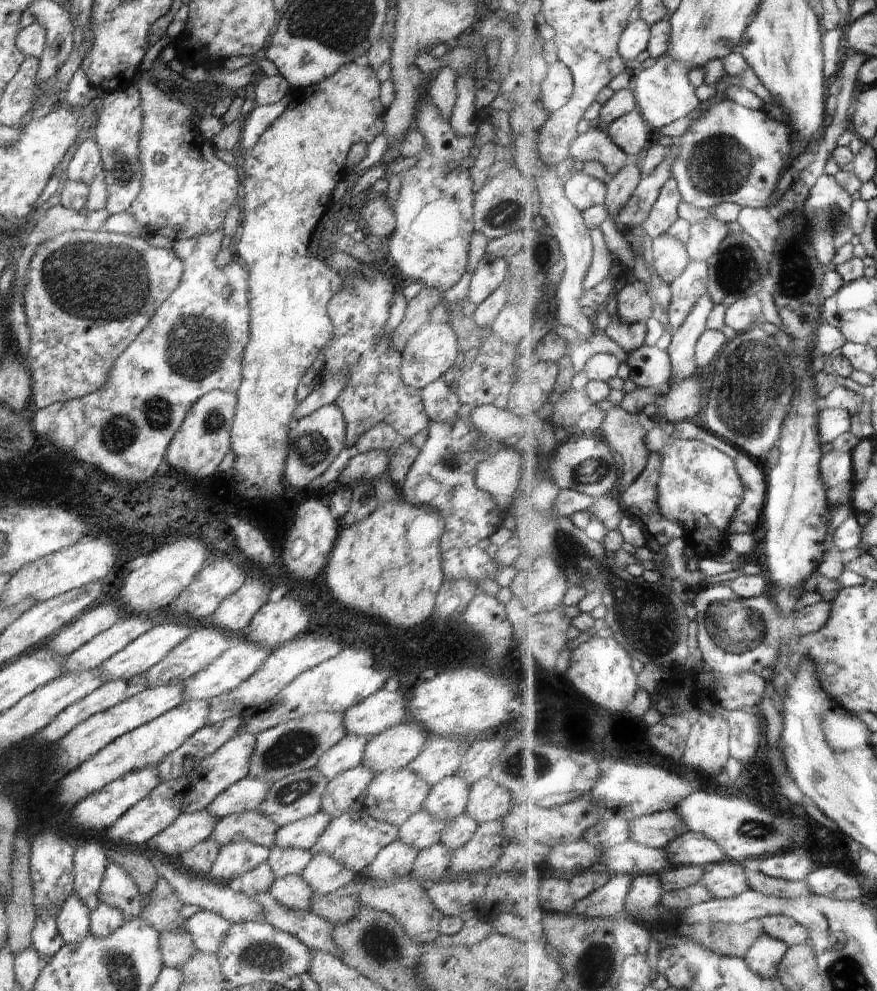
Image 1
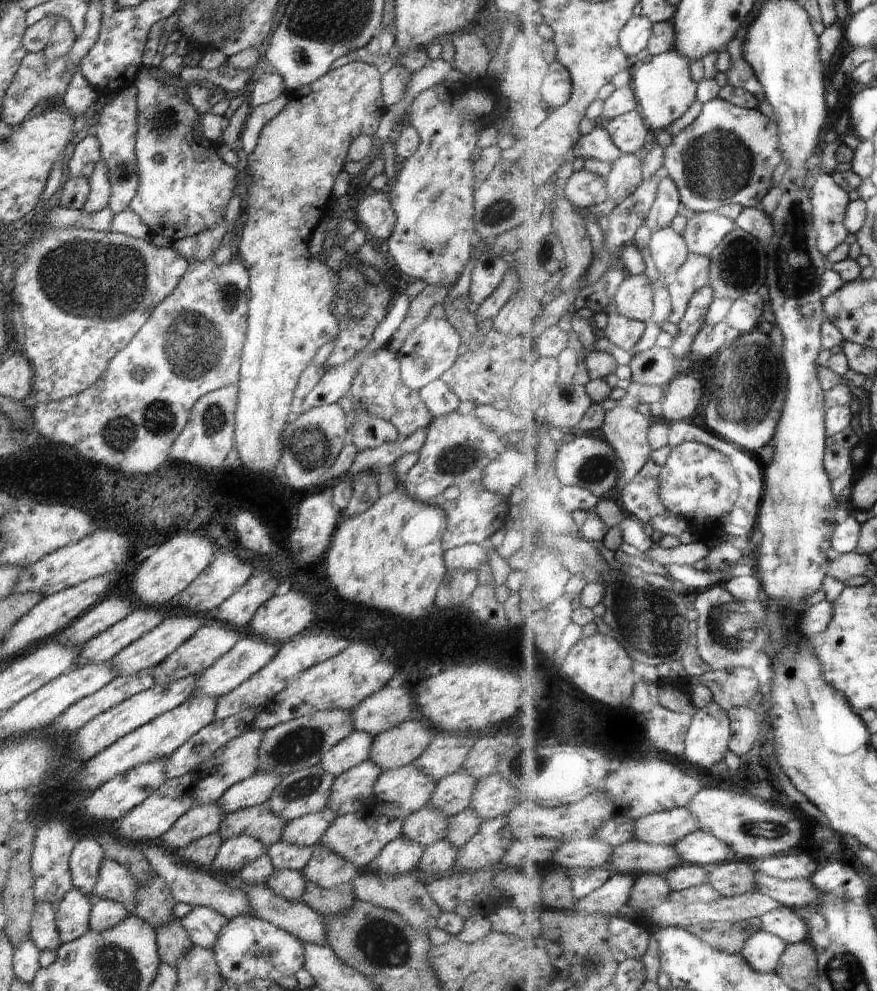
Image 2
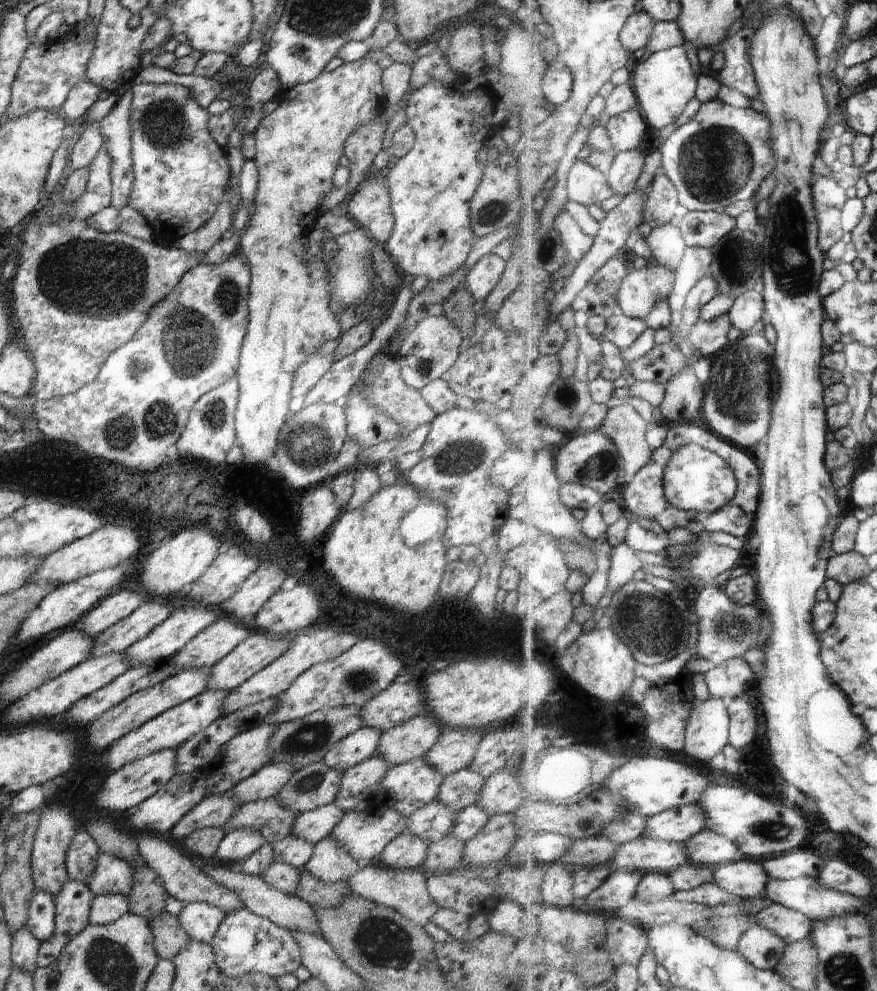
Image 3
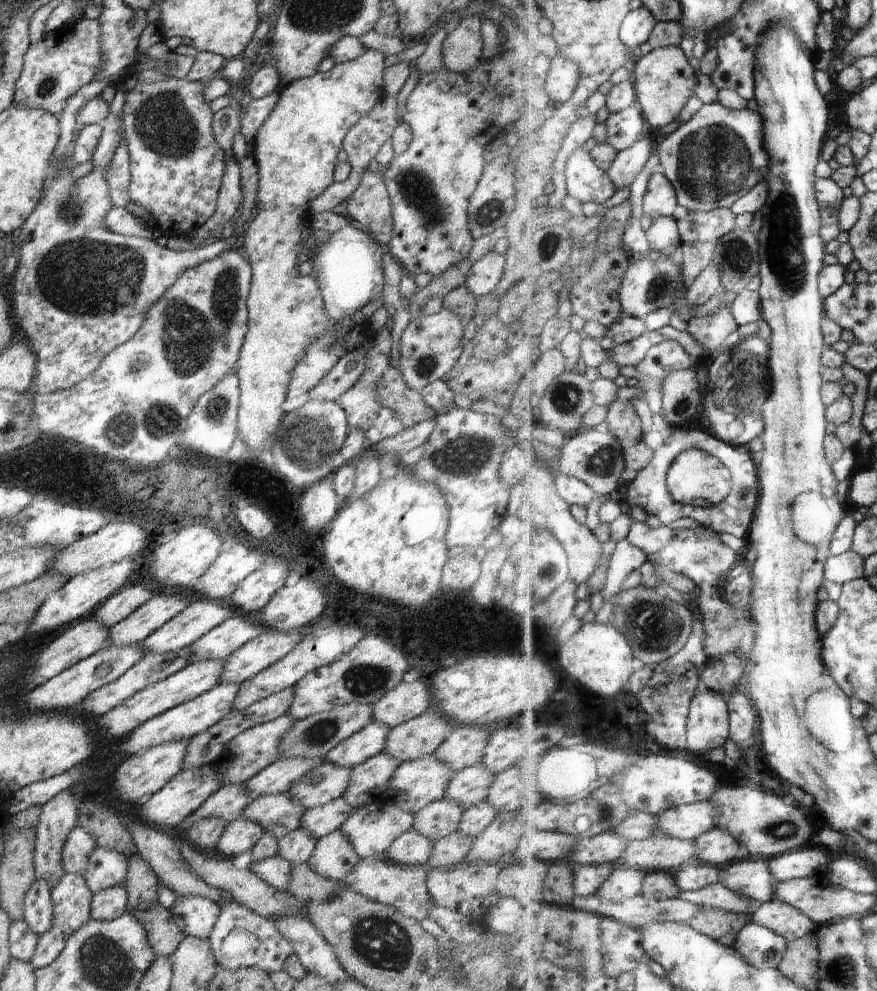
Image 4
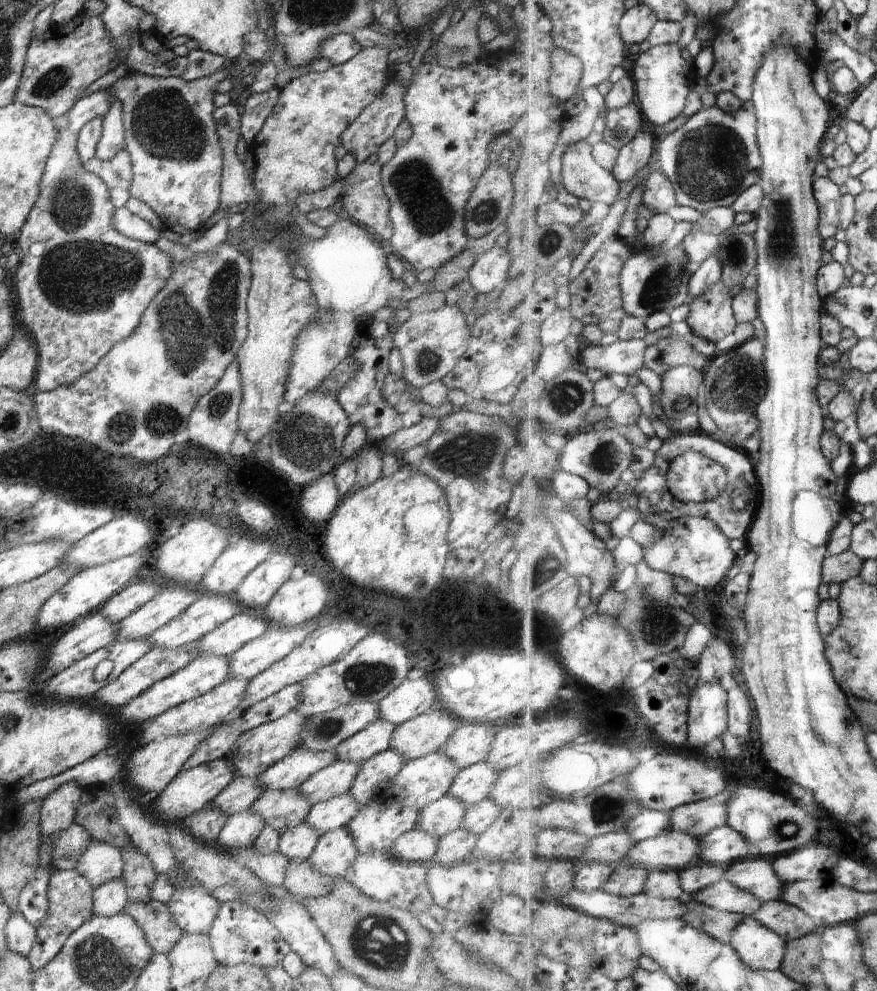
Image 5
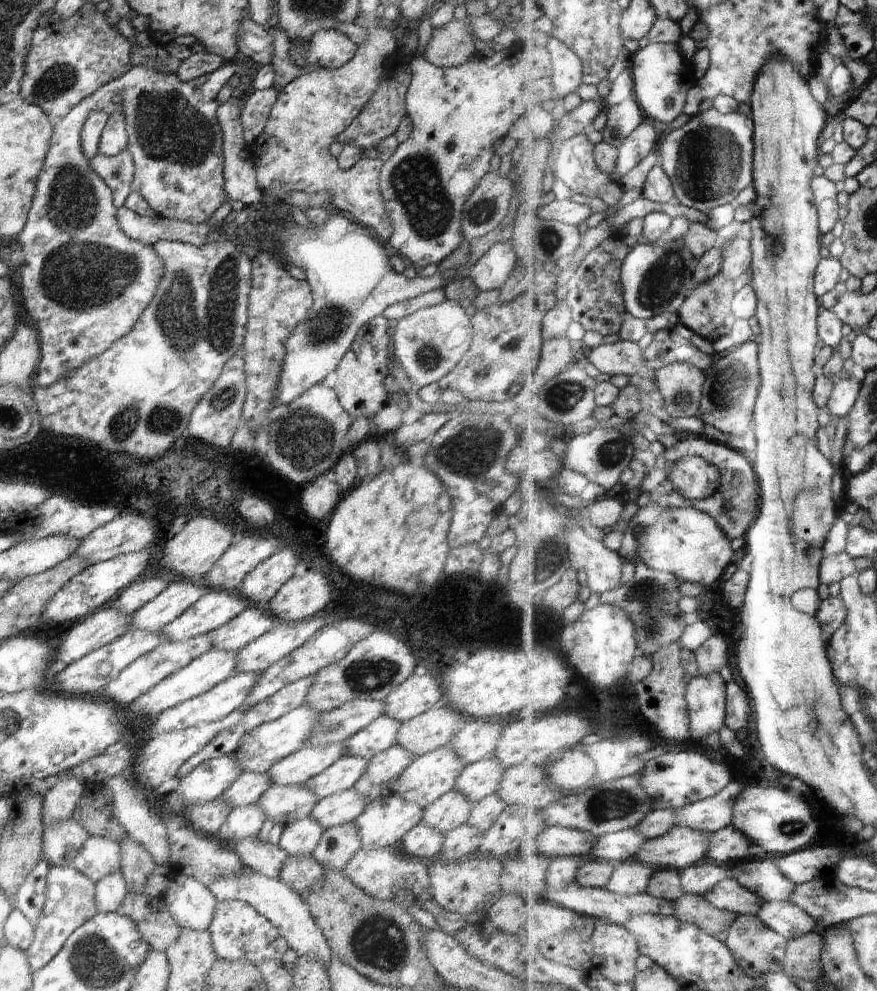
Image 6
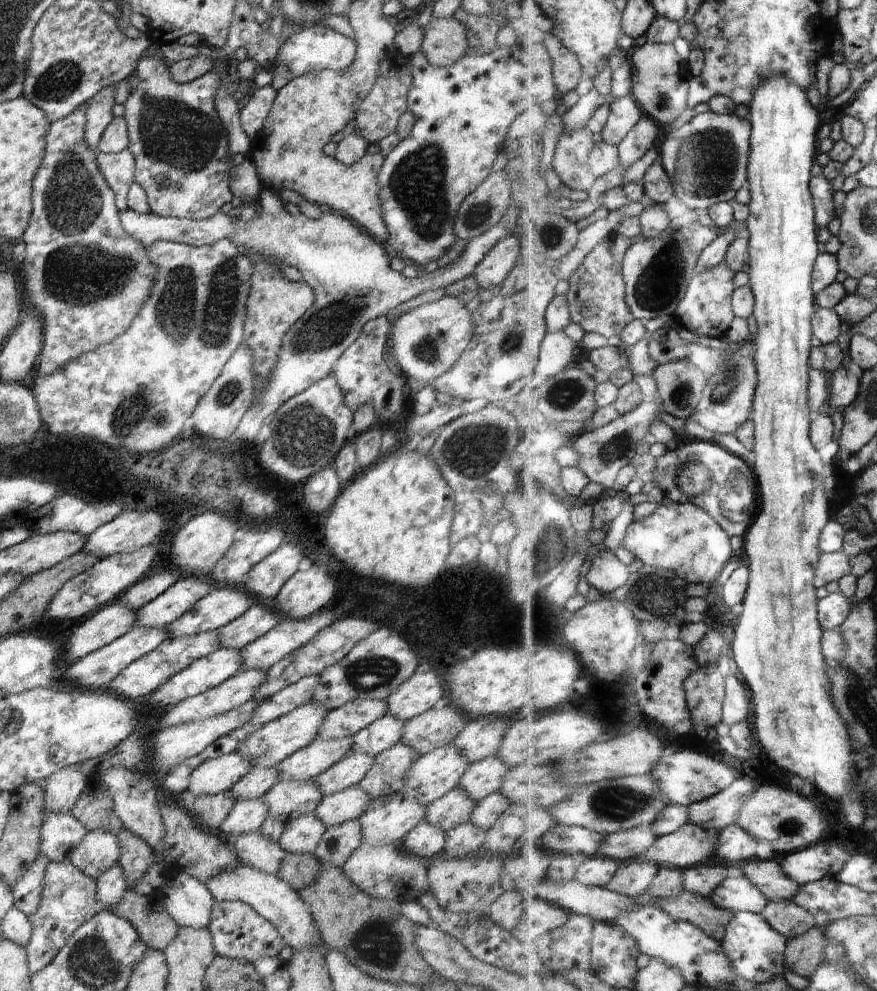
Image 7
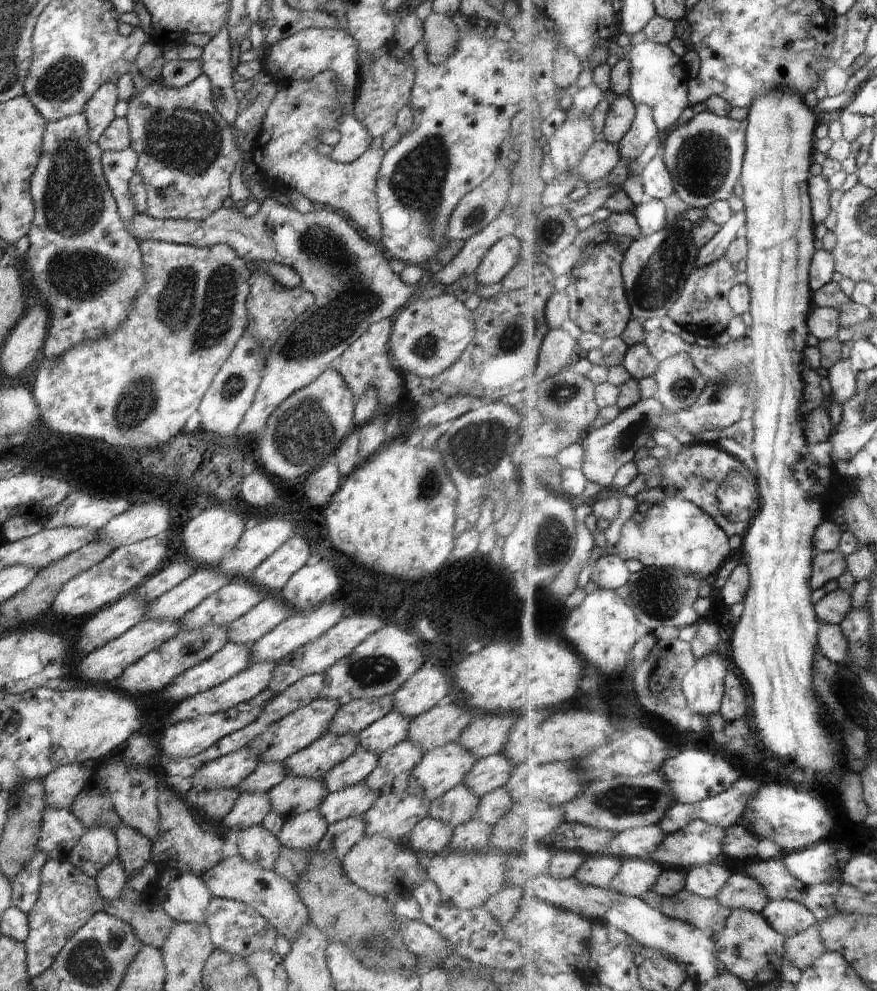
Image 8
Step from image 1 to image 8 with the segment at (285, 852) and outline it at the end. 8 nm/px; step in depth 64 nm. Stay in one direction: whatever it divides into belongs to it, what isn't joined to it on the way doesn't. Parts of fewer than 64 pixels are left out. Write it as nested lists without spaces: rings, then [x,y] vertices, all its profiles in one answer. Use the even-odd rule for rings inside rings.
[[[317,810],[306,811],[288,817],[277,839],[282,847],[308,852],[322,840],[328,825]]]

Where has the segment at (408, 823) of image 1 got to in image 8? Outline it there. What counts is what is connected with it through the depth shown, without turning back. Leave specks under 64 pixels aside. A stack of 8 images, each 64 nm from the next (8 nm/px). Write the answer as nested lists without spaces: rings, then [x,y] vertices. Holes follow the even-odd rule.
[[[459,784],[431,802],[429,816],[455,827],[475,818],[479,800],[466,785]]]

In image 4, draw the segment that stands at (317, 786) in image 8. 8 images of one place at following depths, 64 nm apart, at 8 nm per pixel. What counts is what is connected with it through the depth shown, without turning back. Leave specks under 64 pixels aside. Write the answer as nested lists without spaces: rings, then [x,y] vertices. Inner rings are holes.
[[[286,792],[260,795],[258,798],[252,799],[244,807],[240,817],[258,823],[266,833],[270,833],[279,841],[289,832],[299,828],[305,812],[302,805]]]

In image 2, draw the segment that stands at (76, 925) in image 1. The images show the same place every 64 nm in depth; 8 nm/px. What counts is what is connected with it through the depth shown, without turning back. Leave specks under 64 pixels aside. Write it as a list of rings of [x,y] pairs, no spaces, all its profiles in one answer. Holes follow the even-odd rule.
[[[74,886],[59,902],[55,923],[62,944],[75,941],[90,930],[89,918],[93,902]]]

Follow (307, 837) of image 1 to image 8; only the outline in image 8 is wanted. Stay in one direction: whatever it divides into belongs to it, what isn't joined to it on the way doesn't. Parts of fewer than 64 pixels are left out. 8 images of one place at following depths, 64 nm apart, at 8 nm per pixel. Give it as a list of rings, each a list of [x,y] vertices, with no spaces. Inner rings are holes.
[[[362,781],[342,790],[328,793],[317,811],[331,825],[350,817],[362,816],[379,796],[380,793],[374,792]]]

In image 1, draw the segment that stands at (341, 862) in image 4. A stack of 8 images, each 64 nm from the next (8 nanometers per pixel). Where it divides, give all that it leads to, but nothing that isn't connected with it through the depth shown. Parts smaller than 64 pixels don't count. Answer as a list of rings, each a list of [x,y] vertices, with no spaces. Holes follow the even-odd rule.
[[[326,853],[313,855],[300,875],[316,895],[332,894],[356,878],[346,866]]]

